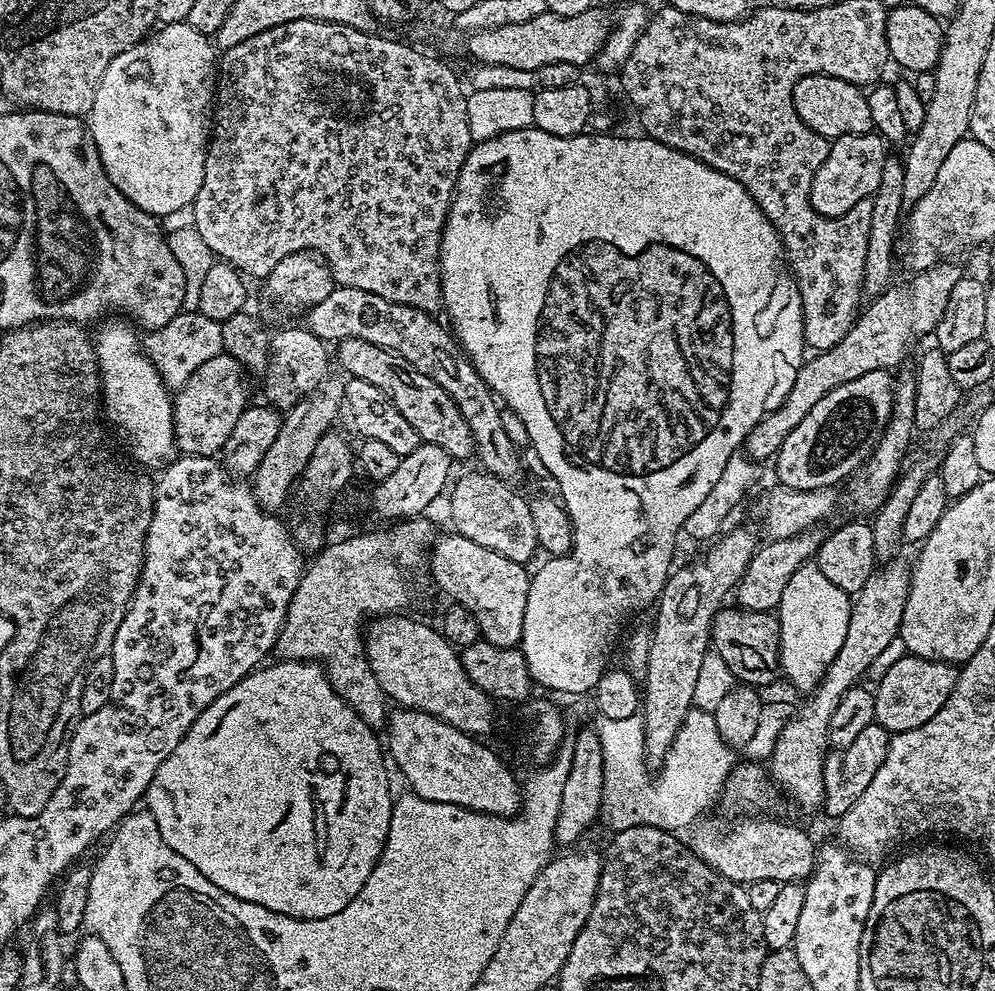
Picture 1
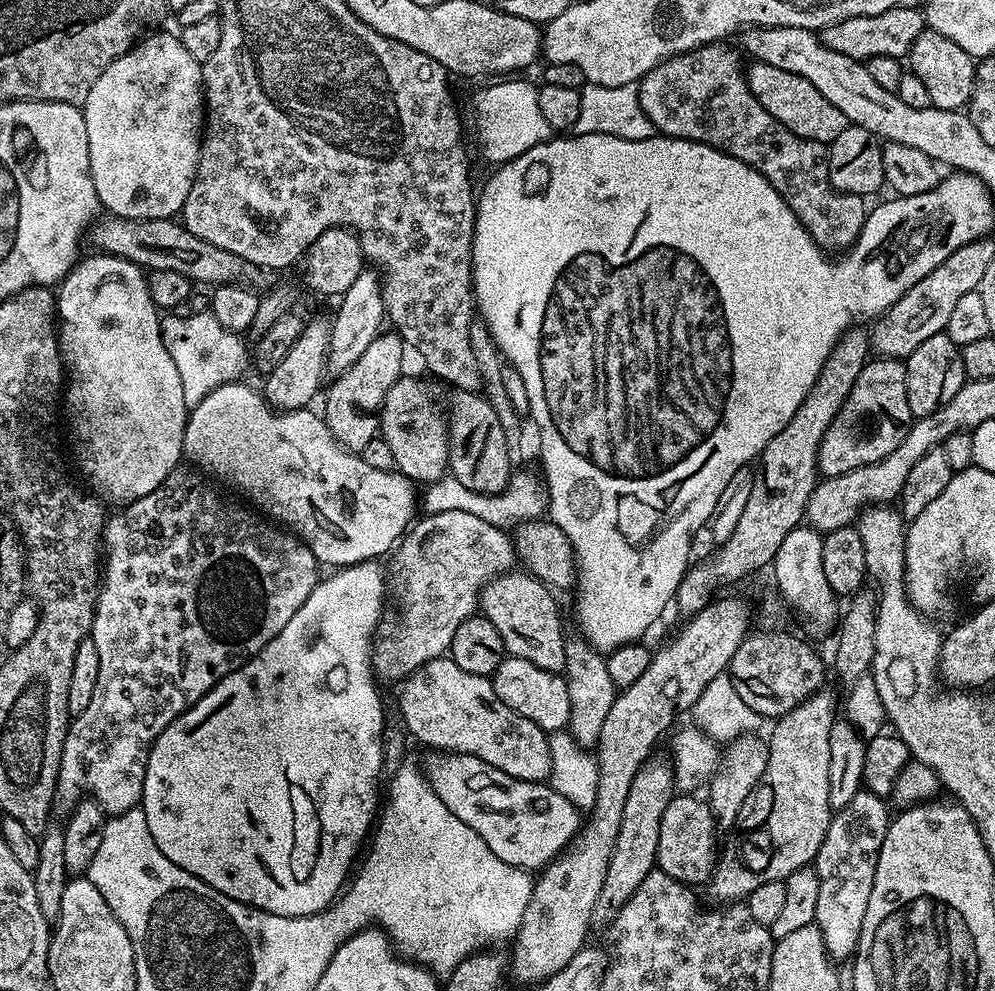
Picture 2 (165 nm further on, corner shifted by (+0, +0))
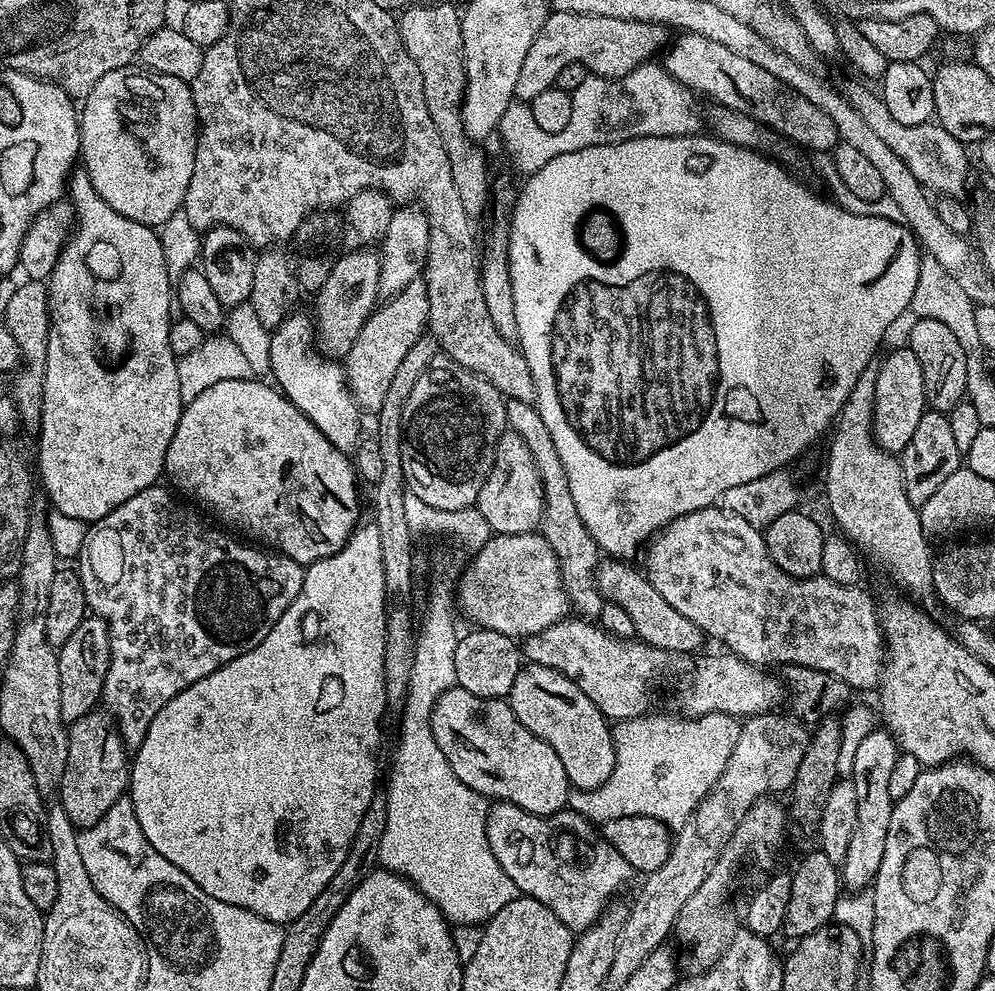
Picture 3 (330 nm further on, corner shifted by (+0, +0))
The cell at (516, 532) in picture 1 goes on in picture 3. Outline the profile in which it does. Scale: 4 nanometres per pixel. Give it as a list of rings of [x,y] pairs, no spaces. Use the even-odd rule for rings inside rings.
[[[620,558],[601,559],[600,566],[596,569],[596,585],[607,603],[622,606],[622,610],[626,610],[626,614],[634,618],[636,636],[644,643],[667,652],[696,654],[701,651],[700,643],[705,643],[706,640],[704,632],[694,626],[690,618],[678,614],[678,610],[674,610],[674,606],[670,606],[670,602],[666,602],[666,598],[662,598],[658,590],[654,590],[639,567],[631,568],[628,562]]]

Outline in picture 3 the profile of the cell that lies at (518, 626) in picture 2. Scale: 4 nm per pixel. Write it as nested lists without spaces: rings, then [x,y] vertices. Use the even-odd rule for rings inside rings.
[[[565,618],[545,632],[537,636],[527,637],[522,644],[522,656],[527,663],[552,668],[562,673],[580,687],[582,694],[598,706],[598,710],[609,721],[629,720],[639,716],[647,716],[653,711],[652,703],[659,692],[668,691],[672,700],[681,708],[683,715],[688,718],[705,716],[721,712],[727,716],[747,718],[758,716],[761,712],[770,712],[777,707],[776,703],[782,696],[782,684],[772,676],[763,676],[761,669],[754,664],[748,664],[742,658],[731,654],[724,656],[692,655],[687,652],[667,652],[644,643],[639,638],[623,640],[612,636],[595,623],[584,618]]]

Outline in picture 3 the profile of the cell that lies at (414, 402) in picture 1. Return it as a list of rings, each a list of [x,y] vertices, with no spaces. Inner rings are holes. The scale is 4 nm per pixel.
[[[508,430],[501,436],[498,462],[492,465],[475,507],[480,509],[482,518],[486,518],[489,529],[498,536],[536,532],[541,527],[544,518],[544,494],[540,487],[540,475],[530,450],[526,450],[526,442],[522,442],[517,432]]]

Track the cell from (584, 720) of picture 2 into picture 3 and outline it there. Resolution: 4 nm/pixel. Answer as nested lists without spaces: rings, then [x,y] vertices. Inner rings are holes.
[[[509,399],[506,407],[508,428],[517,432],[522,442],[526,442],[526,450],[530,450],[540,475],[540,487],[544,494],[542,535],[546,542],[550,542],[550,550],[554,550],[558,558],[562,586],[568,595],[571,611],[580,618],[599,617],[606,602],[596,585],[596,569],[600,566],[602,550],[596,545],[596,539],[590,534],[590,530],[586,530],[582,518],[578,518],[578,506],[574,506],[570,482],[566,482],[566,470],[562,470],[562,458],[558,458],[554,438],[550,438],[550,430],[546,430],[546,422],[542,422],[542,414],[536,409],[535,403]]]

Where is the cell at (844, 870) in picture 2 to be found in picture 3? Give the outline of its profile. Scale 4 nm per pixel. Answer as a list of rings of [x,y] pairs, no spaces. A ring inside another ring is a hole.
[[[873,730],[862,738],[858,750],[854,750],[854,766],[850,773],[850,779],[856,797],[858,798],[858,822],[854,826],[854,834],[850,834],[850,844],[846,846],[843,860],[839,861],[838,873],[841,885],[848,890],[860,890],[871,885],[878,874],[878,866],[882,864],[882,854],[886,854],[886,830],[890,830],[890,814],[894,801],[890,798],[890,770],[898,755],[898,745],[887,730]]]

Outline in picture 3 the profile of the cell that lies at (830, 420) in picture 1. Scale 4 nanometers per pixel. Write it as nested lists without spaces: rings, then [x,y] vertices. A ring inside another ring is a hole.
[[[903,347],[878,364],[878,376],[882,383],[876,394],[874,436],[880,447],[887,448],[893,454],[899,453],[908,445],[908,440],[914,438],[914,430],[918,430],[918,422],[926,411],[924,368],[911,347]]]

